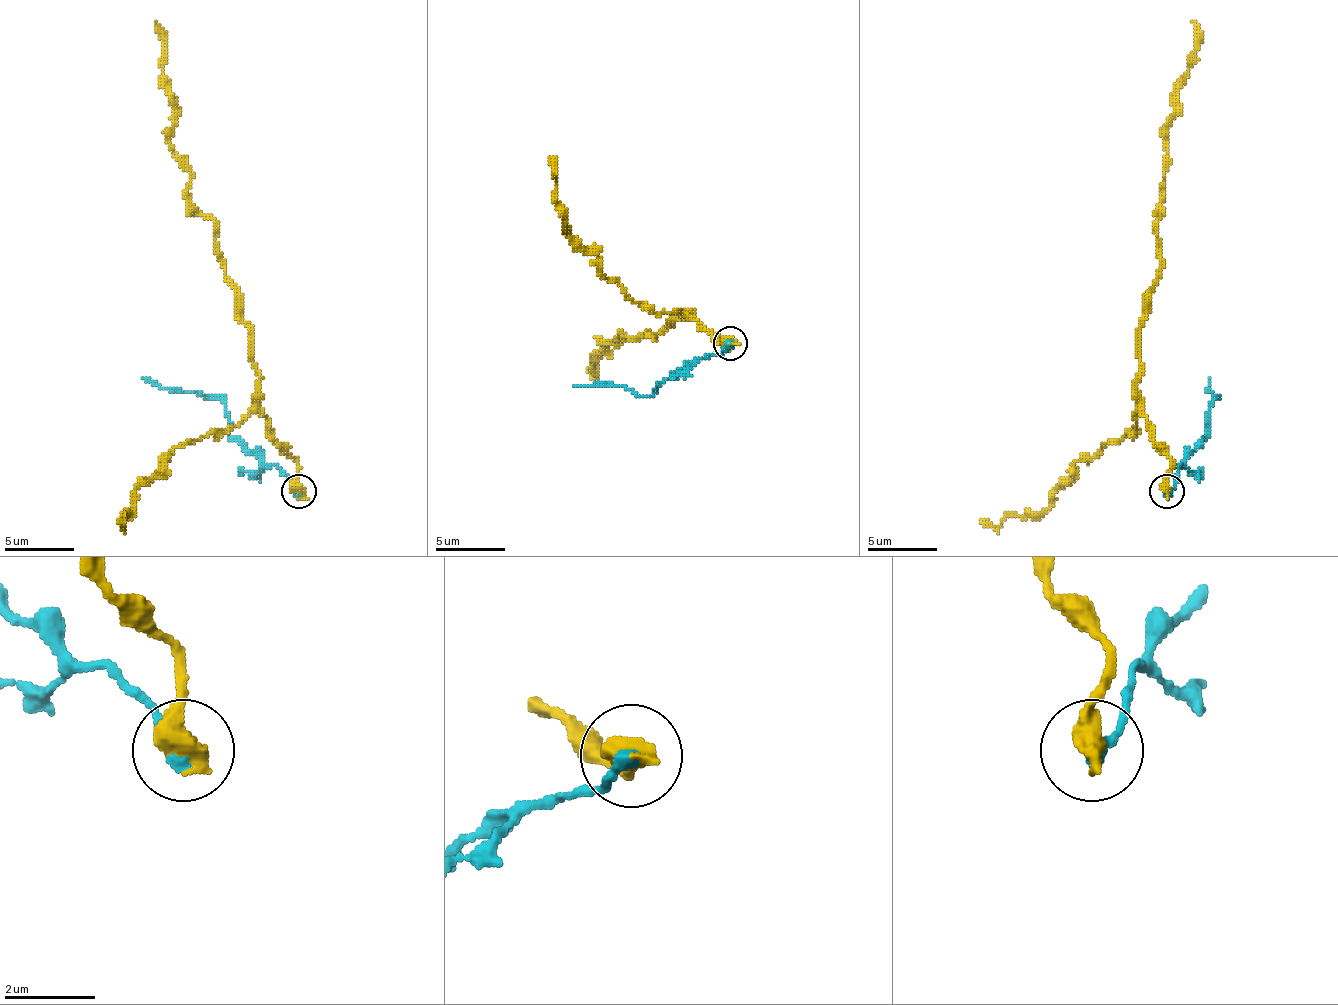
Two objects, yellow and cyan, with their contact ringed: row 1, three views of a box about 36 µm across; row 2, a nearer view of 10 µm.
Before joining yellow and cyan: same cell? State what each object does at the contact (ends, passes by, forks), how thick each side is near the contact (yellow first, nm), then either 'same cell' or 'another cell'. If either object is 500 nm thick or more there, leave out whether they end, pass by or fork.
calibres 600 and 280 nm; another cell

